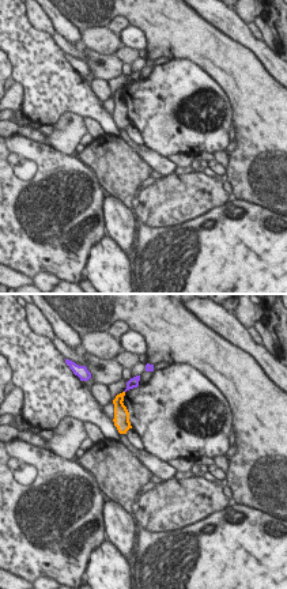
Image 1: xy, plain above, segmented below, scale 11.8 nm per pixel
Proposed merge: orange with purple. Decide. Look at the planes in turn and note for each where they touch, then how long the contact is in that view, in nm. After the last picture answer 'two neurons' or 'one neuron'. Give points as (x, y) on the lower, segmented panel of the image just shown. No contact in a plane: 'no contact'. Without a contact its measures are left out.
no contact

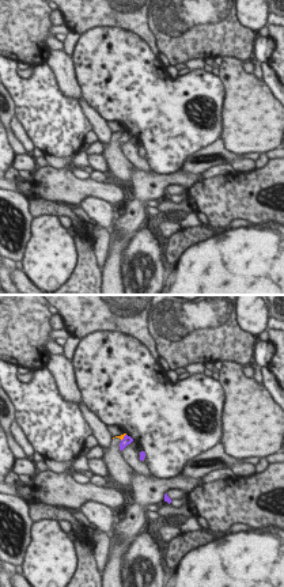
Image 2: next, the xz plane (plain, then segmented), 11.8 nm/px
meets orange at (122, 438); contact 110 nm long

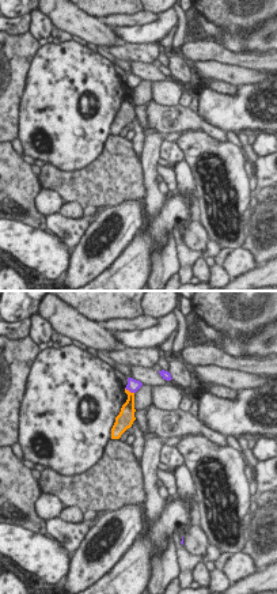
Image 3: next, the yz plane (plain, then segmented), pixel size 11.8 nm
meets orange at (128, 390); contact 130 nm long

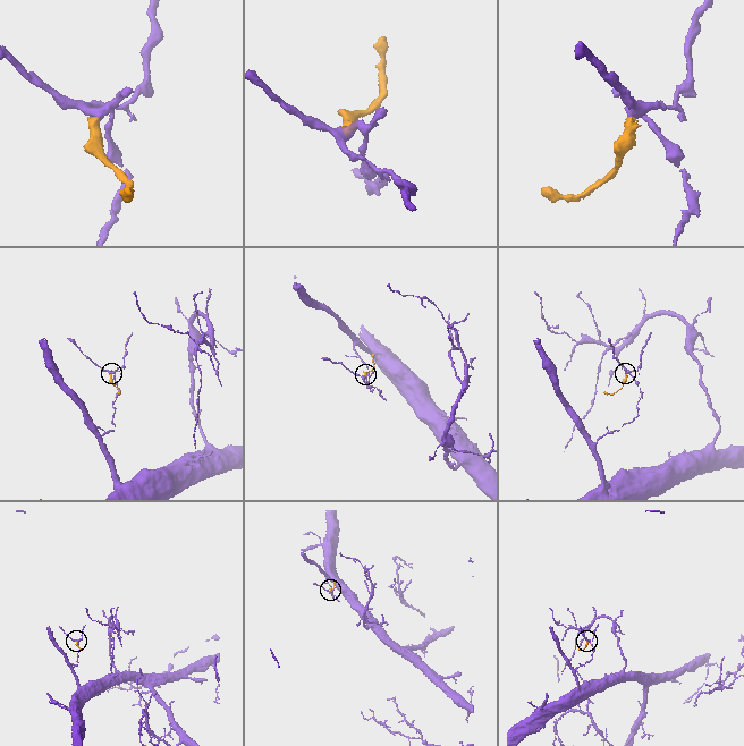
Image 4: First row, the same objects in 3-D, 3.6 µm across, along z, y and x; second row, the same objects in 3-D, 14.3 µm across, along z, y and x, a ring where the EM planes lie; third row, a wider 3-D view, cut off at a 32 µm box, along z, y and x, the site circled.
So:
two neurons

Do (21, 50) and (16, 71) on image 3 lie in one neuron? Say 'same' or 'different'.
same

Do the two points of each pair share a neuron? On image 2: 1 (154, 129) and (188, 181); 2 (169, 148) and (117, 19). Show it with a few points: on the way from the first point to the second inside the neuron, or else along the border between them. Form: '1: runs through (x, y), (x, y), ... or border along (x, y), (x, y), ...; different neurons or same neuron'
1: border along (180, 169), (171, 173), (152, 171); different neurons
2: border along (89, 29), (125, 27), (137, 33), (147, 42); different neurons

